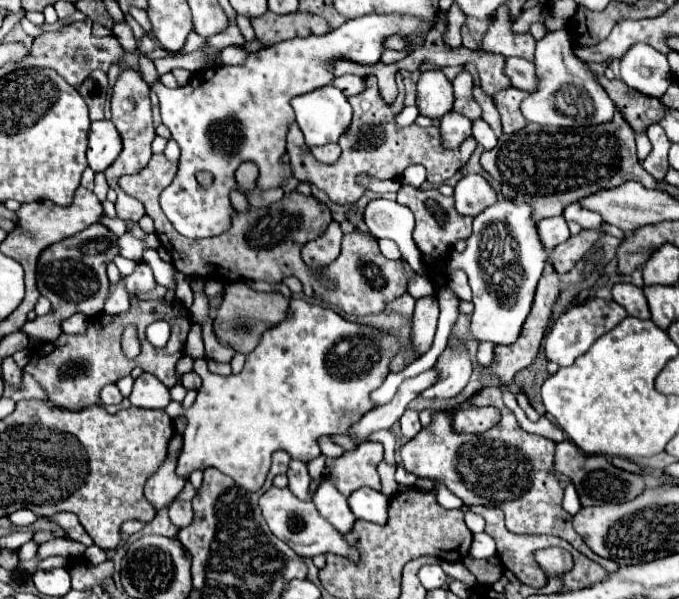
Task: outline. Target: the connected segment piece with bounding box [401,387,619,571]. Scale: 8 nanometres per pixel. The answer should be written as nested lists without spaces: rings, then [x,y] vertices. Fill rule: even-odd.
[[[483,387],[477,391],[469,403],[473,405],[493,405],[501,411],[501,421],[493,429],[477,435],[463,435],[451,429],[451,415],[439,413],[433,417],[431,425],[421,429],[417,437],[401,447],[401,467],[417,477],[437,477],[451,493],[455,493],[467,507],[471,505],[495,505],[503,509],[507,529],[511,533],[525,535],[557,535],[569,541],[577,551],[597,561],[607,571],[617,571],[619,565],[611,559],[595,555],[583,539],[579,539],[573,529],[571,515],[563,511],[563,487],[551,475],[553,473],[553,449],[555,443],[547,437],[527,433],[519,427],[511,409],[505,407],[499,387]]]

